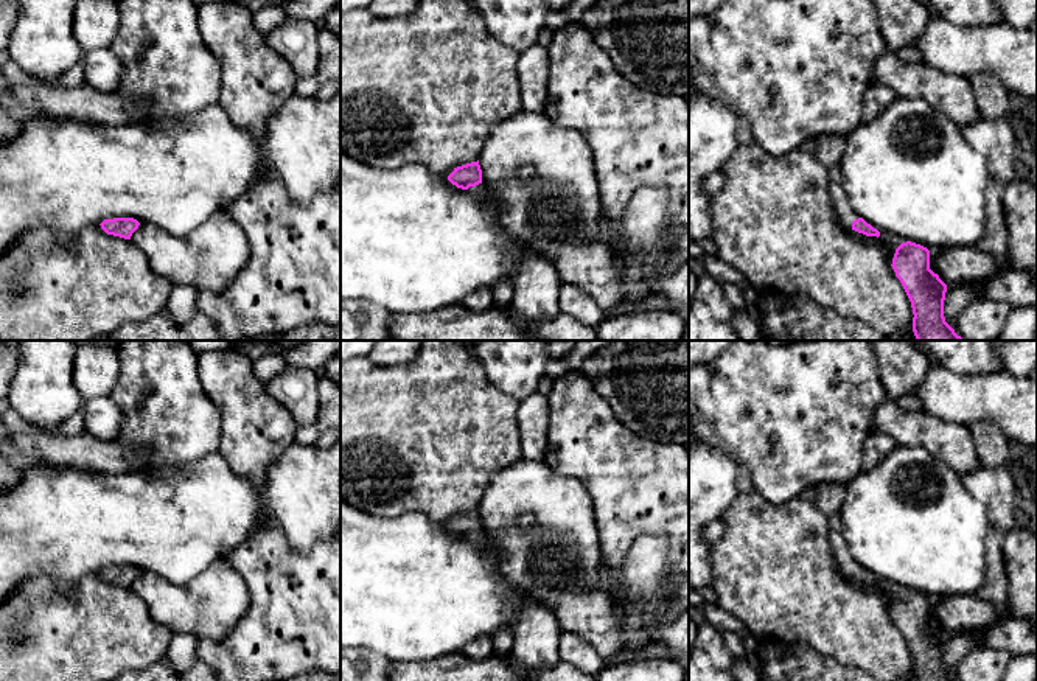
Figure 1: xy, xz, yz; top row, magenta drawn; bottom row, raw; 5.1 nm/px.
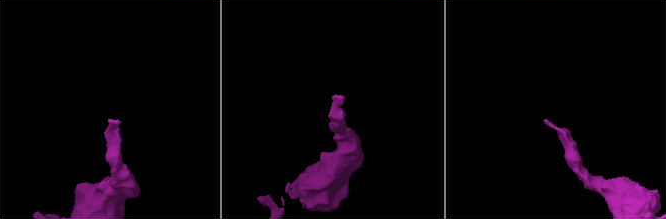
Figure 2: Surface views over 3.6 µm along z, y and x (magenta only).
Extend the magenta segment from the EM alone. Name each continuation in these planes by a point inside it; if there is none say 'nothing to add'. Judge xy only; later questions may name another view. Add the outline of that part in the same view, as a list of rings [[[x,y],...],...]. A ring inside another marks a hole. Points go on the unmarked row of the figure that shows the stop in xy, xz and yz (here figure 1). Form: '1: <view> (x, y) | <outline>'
nothing to add

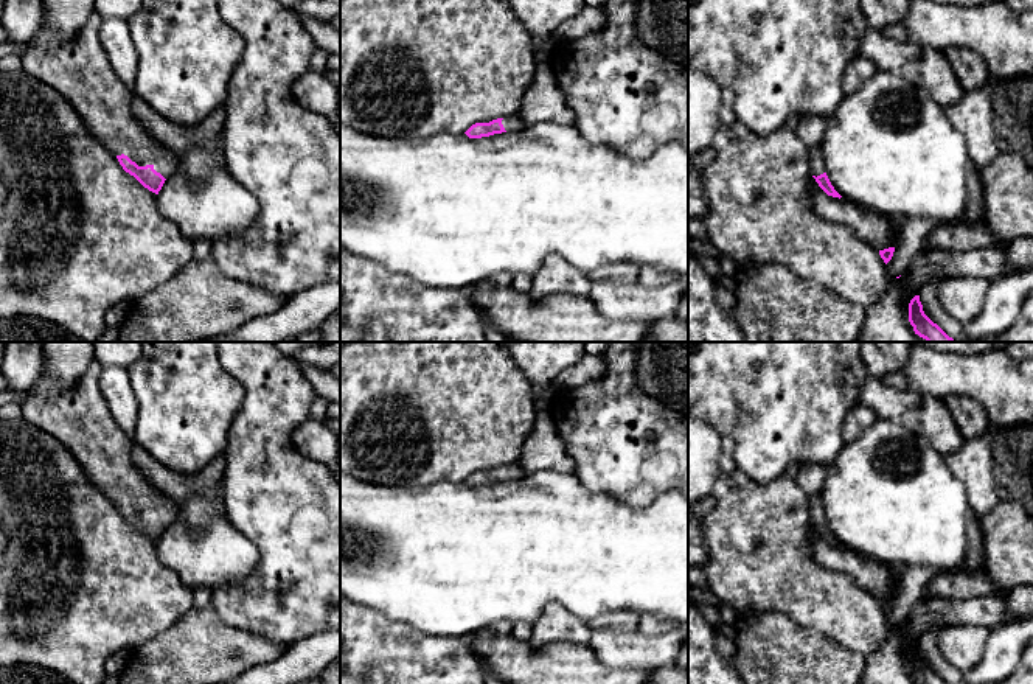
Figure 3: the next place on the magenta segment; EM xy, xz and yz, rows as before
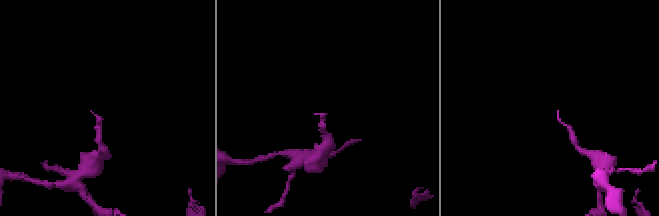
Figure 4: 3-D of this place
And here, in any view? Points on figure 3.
1: xy (78, 417) | [[[93,359],[85,373],[71,387],[65,389],[61,381],[43,367],[30,396],[20,406],[23,418],[59,440],[113,504],[124,502],[138,515],[152,513],[157,521],[168,527],[179,516],[177,505],[155,487],[149,485],[134,465],[134,438],[123,432],[110,414],[98,386],[101,368],[101,364]]]

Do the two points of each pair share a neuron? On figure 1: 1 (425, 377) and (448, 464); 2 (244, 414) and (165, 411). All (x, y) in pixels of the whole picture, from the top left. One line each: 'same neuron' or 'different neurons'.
1: same neuron
2: same neuron

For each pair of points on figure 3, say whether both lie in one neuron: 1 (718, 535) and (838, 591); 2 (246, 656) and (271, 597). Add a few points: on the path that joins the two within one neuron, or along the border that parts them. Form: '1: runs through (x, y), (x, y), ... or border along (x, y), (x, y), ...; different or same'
1: runs through (747, 551), (772, 572), (808, 589); same
2: border along (221, 619), (288, 647); different

